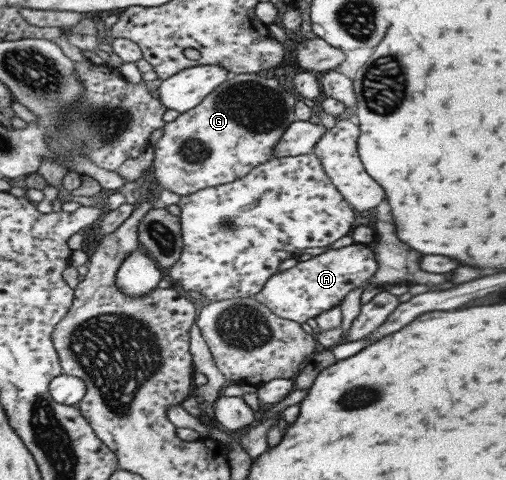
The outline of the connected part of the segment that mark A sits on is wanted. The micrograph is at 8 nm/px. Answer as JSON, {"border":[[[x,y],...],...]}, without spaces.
{"border":[[[352,243],[326,250],[305,261],[298,260],[295,266],[275,272],[253,297],[277,317],[296,321],[297,324],[306,323],[307,319],[339,305],[351,289],[364,288],[377,266],[371,245]]]}

